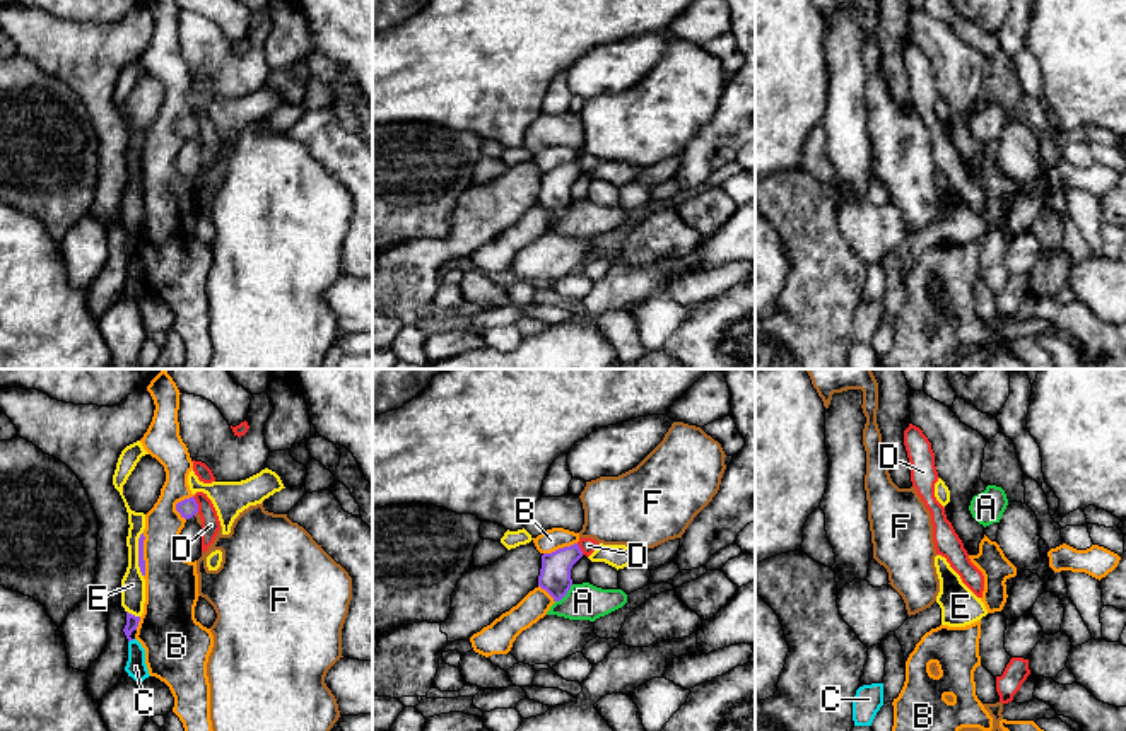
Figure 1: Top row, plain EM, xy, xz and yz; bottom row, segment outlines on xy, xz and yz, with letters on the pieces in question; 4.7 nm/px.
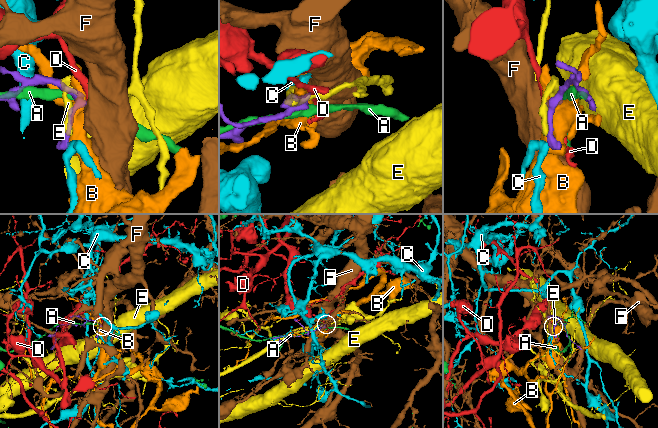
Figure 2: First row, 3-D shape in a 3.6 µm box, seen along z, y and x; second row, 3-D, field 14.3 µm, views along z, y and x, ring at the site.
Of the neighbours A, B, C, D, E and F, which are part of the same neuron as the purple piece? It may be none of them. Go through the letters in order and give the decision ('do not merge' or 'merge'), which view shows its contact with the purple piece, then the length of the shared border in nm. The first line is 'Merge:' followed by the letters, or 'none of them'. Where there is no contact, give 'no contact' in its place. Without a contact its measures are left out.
Merge: F
A: do not merge; contact in xz; length 120 nm
B: do not merge; contact in xy; length 200 nm
C: do not merge; contact in xy; length 40 nm
D: do not merge; contact in xy; length 80 nm
E: do not merge; contact in xy; length 220 nm
F: merge; contact in xy; length 30 nm

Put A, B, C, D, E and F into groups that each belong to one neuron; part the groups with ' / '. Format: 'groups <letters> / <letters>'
groups A / B / C / D / E / F

